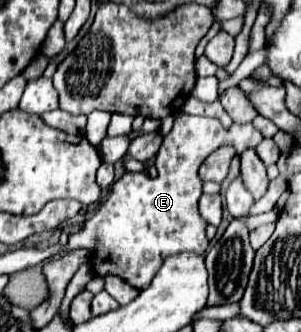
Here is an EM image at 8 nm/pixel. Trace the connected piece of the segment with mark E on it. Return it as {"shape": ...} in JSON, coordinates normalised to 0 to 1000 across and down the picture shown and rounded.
{"shape":[[[588,331],[575,349],[575,386],[548,410],[515,482],[522,530],[502,536],[475,518],[415,518],[369,560],[369,584],[336,608],[329,633],[282,669],[282,687],[249,699],[216,747],[216,759],[249,747],[309,753],[309,813],[322,825],[389,825],[462,873],[495,861],[548,771],[601,759],[681,765],[688,753],[688,669],[654,639],[668,590],[668,536],[654,512],[668,488],[734,434],[774,440],[801,464],[874,422],[874,404],[854,398],[837,370],[807,380],[774,370],[764,386],[741,386],[734,361],[694,349],[635,349],[608,331]]]}

